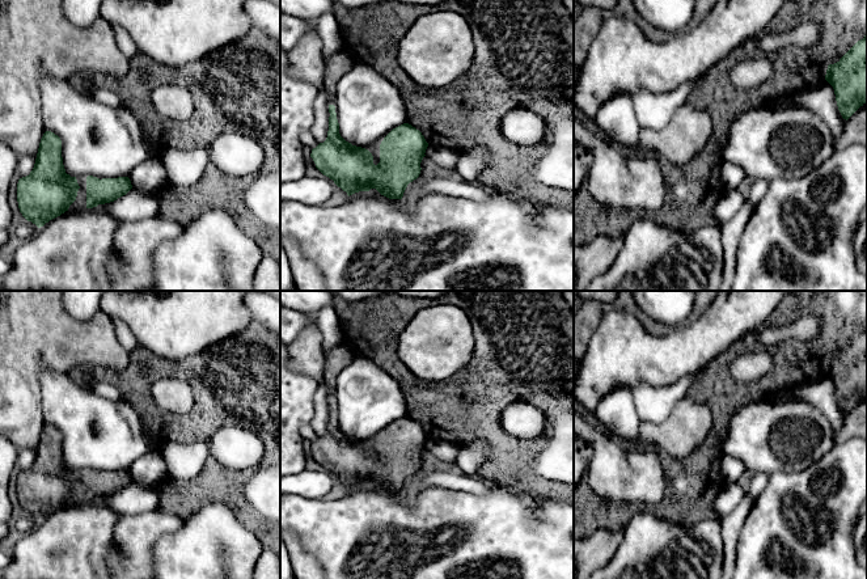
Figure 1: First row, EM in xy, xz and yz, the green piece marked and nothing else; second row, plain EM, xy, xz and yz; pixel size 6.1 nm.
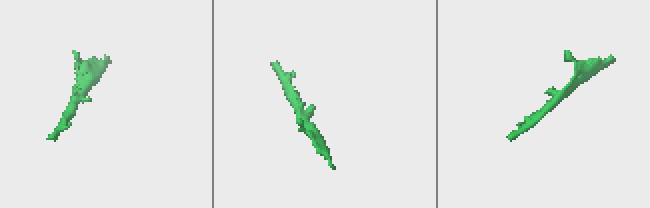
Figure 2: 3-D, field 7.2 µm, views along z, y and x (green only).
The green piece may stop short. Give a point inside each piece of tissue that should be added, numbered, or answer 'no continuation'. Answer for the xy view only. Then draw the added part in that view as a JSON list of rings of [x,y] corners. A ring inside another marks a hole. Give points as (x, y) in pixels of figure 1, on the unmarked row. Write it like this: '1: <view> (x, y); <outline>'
1: xy (80, 497); [[[86,469],[76,470],[80,479],[76,494],[69,499],[69,504],[84,504],[86,503]]]

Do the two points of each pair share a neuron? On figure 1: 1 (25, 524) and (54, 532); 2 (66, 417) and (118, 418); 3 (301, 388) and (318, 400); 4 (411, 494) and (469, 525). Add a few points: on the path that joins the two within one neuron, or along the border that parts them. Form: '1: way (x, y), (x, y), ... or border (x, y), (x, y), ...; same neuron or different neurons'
1: border (39, 522), (22, 535); different neurons
2: way (79, 417), (105, 418); same neuron
3: border (297, 371), (305, 372), (317, 384), (311, 423); different neurons
4: border (427, 487), (413, 502), (402, 493); different neurons

